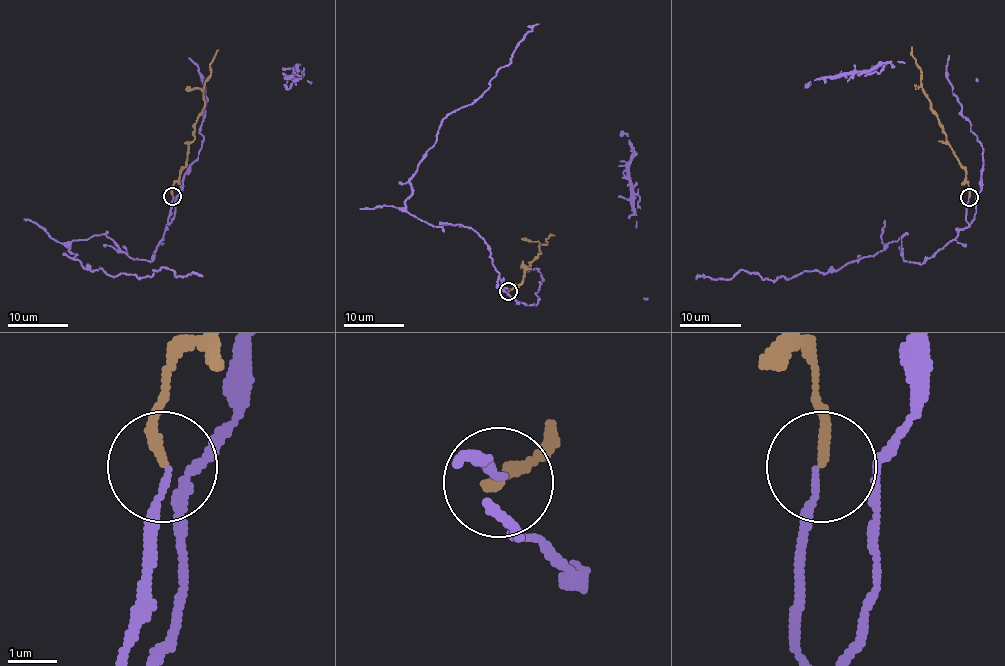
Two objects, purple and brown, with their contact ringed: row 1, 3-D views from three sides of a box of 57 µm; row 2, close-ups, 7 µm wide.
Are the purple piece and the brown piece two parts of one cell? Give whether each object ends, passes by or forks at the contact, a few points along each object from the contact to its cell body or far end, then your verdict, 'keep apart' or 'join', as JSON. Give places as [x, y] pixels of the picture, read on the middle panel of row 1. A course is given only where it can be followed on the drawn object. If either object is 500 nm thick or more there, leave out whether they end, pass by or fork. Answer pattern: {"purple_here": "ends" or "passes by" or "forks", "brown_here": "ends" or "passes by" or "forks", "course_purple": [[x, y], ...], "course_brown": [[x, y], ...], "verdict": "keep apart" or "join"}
{"purple_here": "passes by", "brown_here": "ends", "course_purple": [[510, 290], [472, 229], [431, 226], [410, 215], [404, 200], [446, 116], [472, 104], [538, 24]], "course_brown": [[508, 290], [522, 281], [523, 272], [531, 268], [540, 253], [540, 245], [555, 235]], "verdict": "join"}

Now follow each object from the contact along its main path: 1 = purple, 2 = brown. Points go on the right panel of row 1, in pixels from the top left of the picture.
1: (968, 196), (968, 226), (918, 264), (902, 258), (902, 237), (836, 270), (696, 280)
2: (968, 196), (965, 170), (945, 138), (922, 89), (912, 47)

